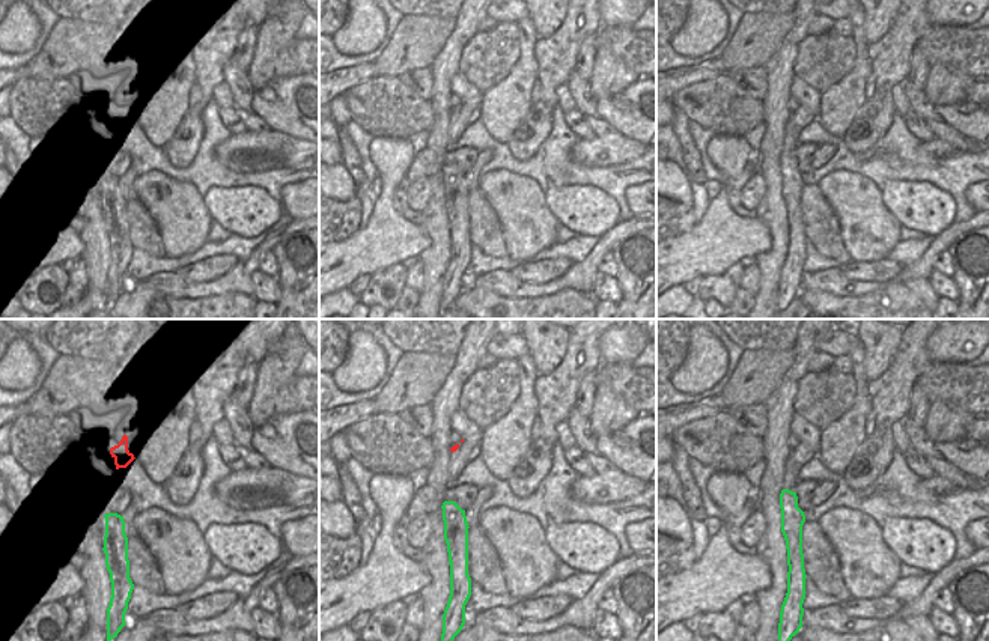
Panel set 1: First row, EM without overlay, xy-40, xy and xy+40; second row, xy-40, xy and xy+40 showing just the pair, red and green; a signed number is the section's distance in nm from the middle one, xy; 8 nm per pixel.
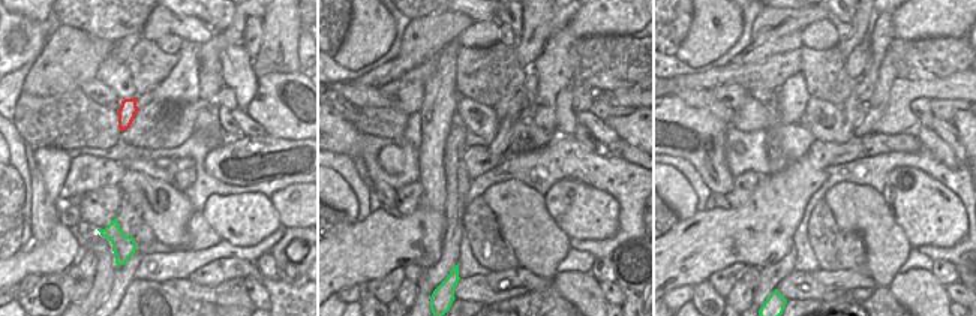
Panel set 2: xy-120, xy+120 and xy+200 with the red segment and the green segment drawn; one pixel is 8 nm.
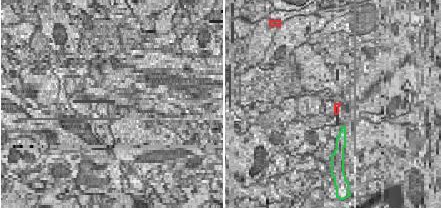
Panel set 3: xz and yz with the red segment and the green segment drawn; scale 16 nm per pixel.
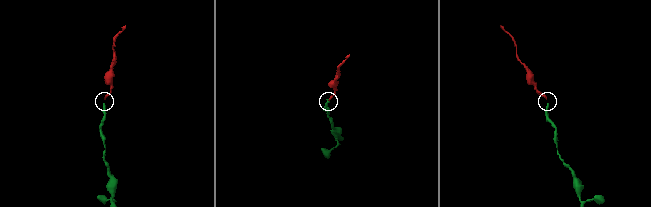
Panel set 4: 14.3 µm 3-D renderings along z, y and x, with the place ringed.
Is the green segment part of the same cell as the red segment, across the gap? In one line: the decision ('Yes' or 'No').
Yes

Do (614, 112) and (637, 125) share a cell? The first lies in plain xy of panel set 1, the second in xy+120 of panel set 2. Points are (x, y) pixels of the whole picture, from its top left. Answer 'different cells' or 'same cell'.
same cell

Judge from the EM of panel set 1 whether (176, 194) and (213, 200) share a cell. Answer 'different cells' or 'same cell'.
different cells

